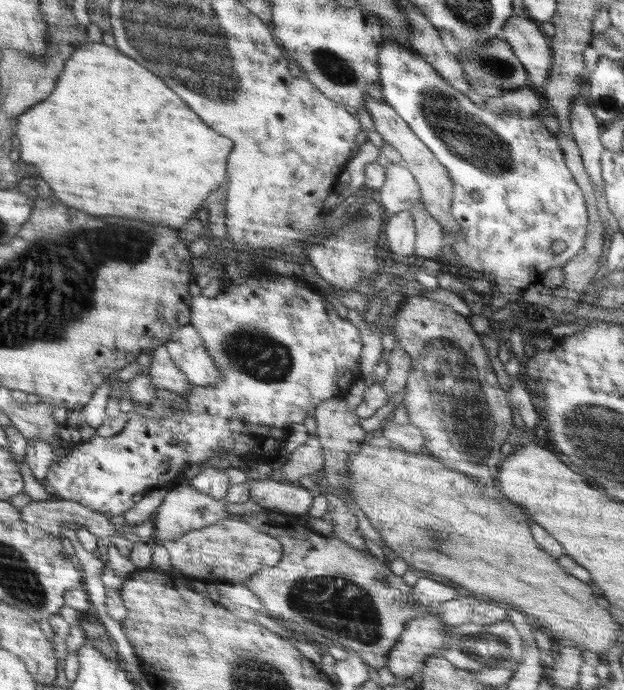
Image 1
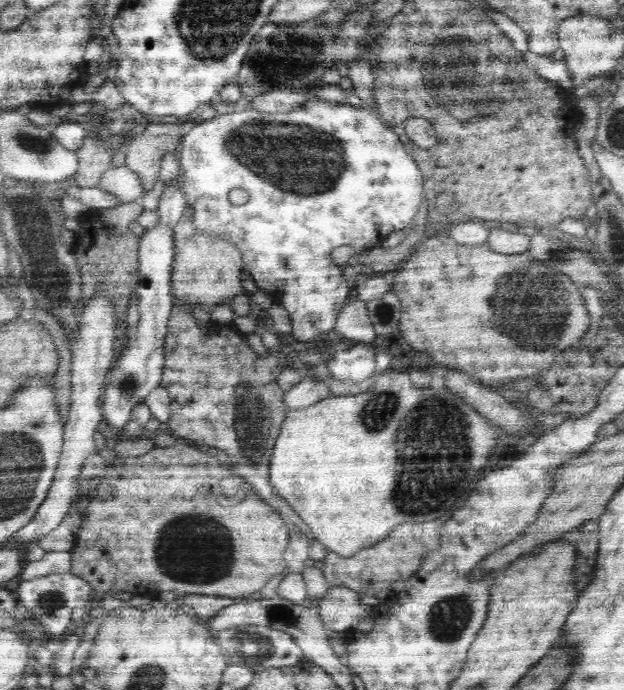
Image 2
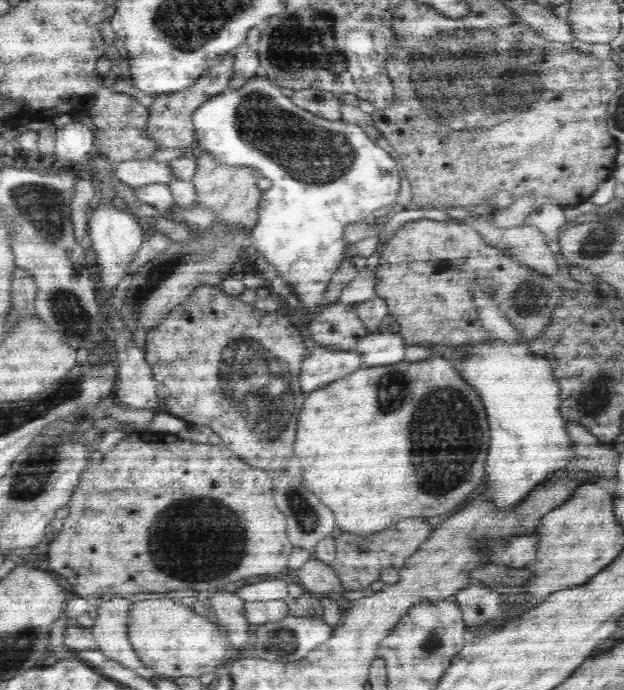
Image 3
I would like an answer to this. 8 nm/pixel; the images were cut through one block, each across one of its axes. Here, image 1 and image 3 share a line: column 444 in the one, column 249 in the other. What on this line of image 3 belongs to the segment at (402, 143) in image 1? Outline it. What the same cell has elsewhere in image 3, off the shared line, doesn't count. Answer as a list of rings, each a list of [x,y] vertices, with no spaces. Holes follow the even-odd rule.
[[[207,152],[196,161],[197,169],[190,180],[197,194],[196,205],[211,210],[215,214],[213,222],[225,222],[251,231],[257,223],[257,204],[264,192],[256,184],[260,176],[255,168],[228,166],[214,160]]]

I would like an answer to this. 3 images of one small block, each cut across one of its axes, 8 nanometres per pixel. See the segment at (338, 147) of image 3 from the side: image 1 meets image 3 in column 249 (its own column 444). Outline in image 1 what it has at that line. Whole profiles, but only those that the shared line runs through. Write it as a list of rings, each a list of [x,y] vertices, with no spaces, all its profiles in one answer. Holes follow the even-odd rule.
[[[398,39],[397,42],[387,40],[378,52],[378,67],[380,67],[380,83],[382,83],[382,95],[384,95],[385,103],[388,104],[406,123],[410,129],[416,133],[416,136],[434,153],[436,159],[443,164],[449,172],[450,178],[454,185],[454,192],[452,196],[452,215],[460,225],[460,232],[458,234],[445,233],[446,244],[448,244],[454,252],[458,255],[460,264],[468,266],[475,271],[482,271],[484,278],[493,278],[493,281],[499,288],[499,292],[516,293],[522,292],[529,284],[542,281],[542,278],[547,270],[556,267],[565,266],[565,264],[572,260],[576,254],[583,248],[586,233],[588,233],[587,222],[587,208],[582,194],[582,189],[578,187],[570,169],[566,167],[564,162],[564,155],[561,148],[557,144],[557,137],[548,131],[544,126],[541,113],[538,112],[532,118],[522,118],[518,115],[496,114],[486,111],[483,108],[478,108],[476,104],[472,104],[468,100],[468,96],[450,86],[422,56],[412,49],[406,42]],[[479,191],[481,194],[480,200],[472,198],[472,192]],[[554,242],[566,242],[566,250],[562,252],[554,252],[552,244]]]

